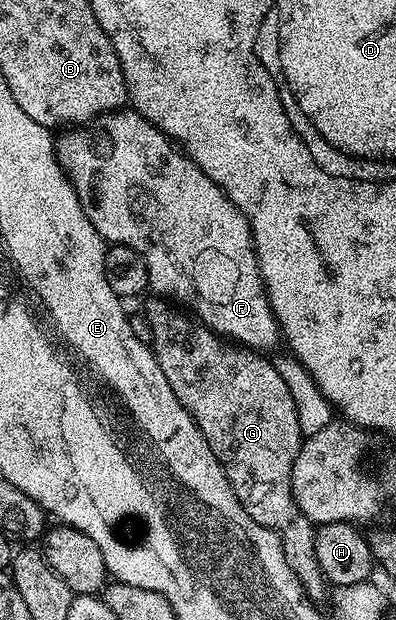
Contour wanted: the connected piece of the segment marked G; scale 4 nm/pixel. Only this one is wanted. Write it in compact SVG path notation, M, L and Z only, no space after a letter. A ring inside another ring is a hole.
M152 300L156 301L149 303L146 318L152 332L150 344L162 367L162 375L166 375L170 387L174 387L174 395L178 395L178 403L182 403L182 407L194 419L198 431L202 431L206 443L210 443L210 451L214 451L218 463L222 463L222 471L234 495L238 495L238 503L242 503L246 515L250 515L254 523L262 523L262 527L280 536L286 563L290 563L305 594L313 602L320 603L324 597L326 582L324 572L318 565L318 555L314 555L317 526L310 519L306 519L306 515L302 515L292 490L294 459L298 459L302 430L294 399L290 396L290 387L286 387L282 375L278 375L275 364L264 358L267 356L229 343L213 329L195 319L189 319L167 300Z

